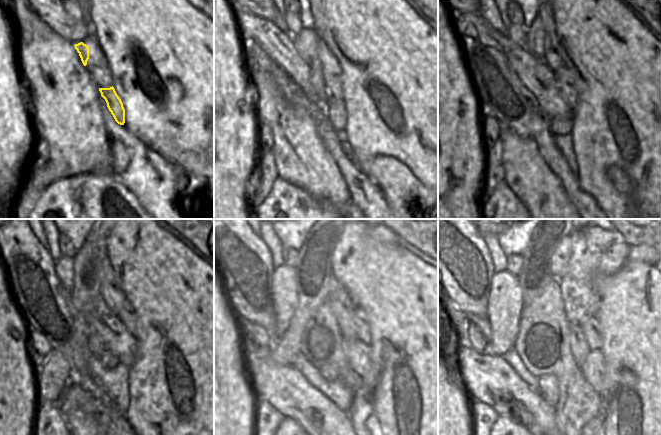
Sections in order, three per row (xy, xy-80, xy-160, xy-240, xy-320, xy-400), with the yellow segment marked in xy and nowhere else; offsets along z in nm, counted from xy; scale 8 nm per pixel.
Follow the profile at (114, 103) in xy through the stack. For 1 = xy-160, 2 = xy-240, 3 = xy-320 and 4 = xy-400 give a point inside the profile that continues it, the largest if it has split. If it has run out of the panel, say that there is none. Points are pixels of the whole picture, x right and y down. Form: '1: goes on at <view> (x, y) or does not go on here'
1: goes on at xy-160 (560, 125)
2: goes on at xy-240 (108, 359)
3: goes on at xy-320 (330, 373)
4: goes on at xy-400 (548, 384)

